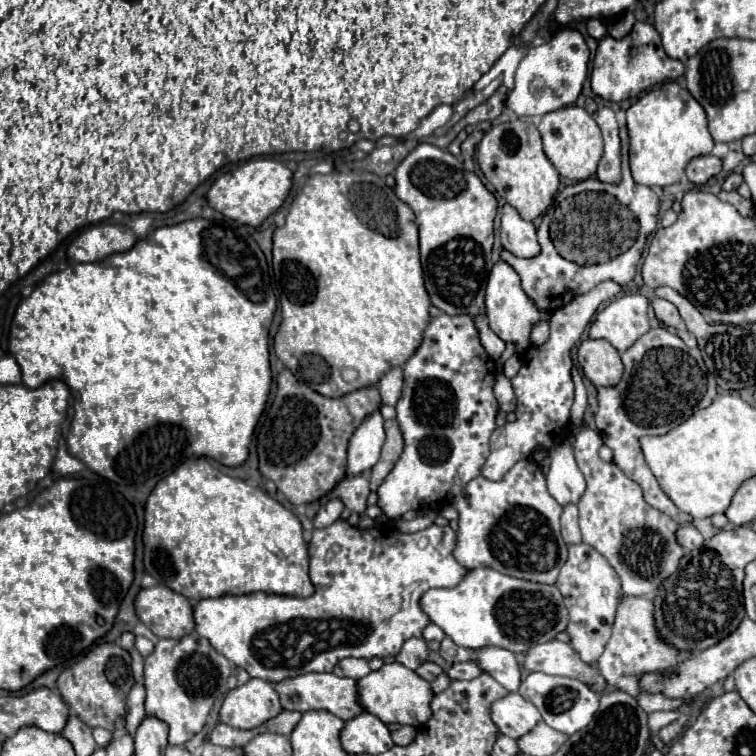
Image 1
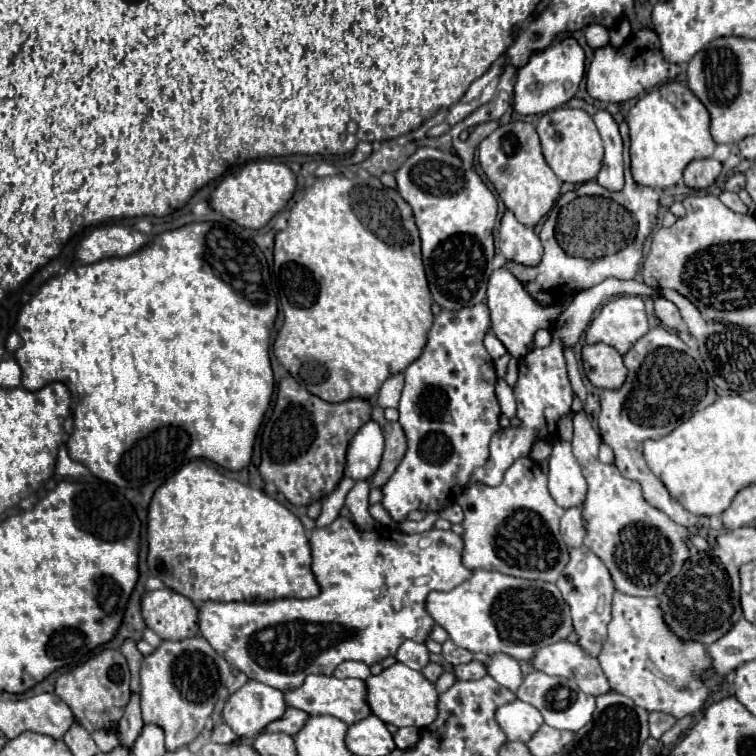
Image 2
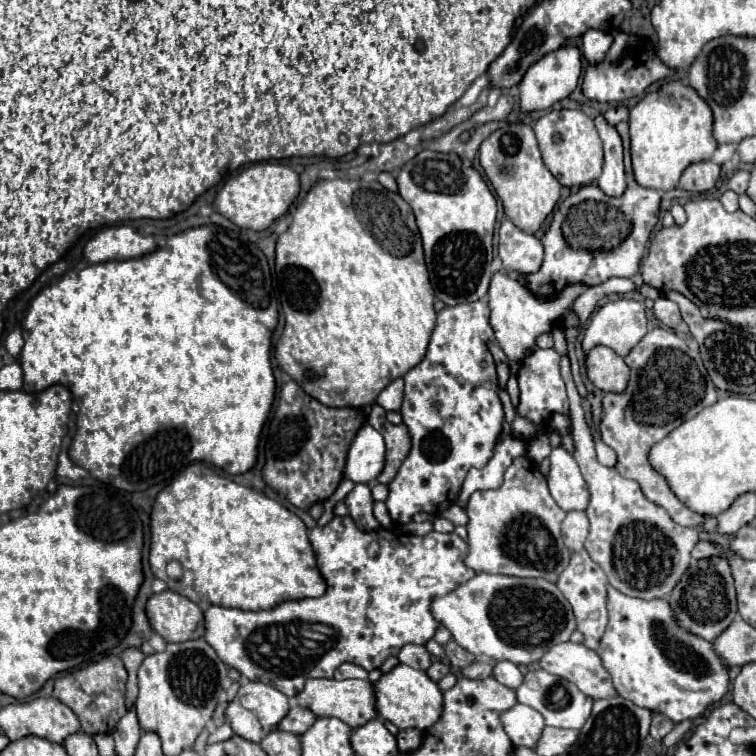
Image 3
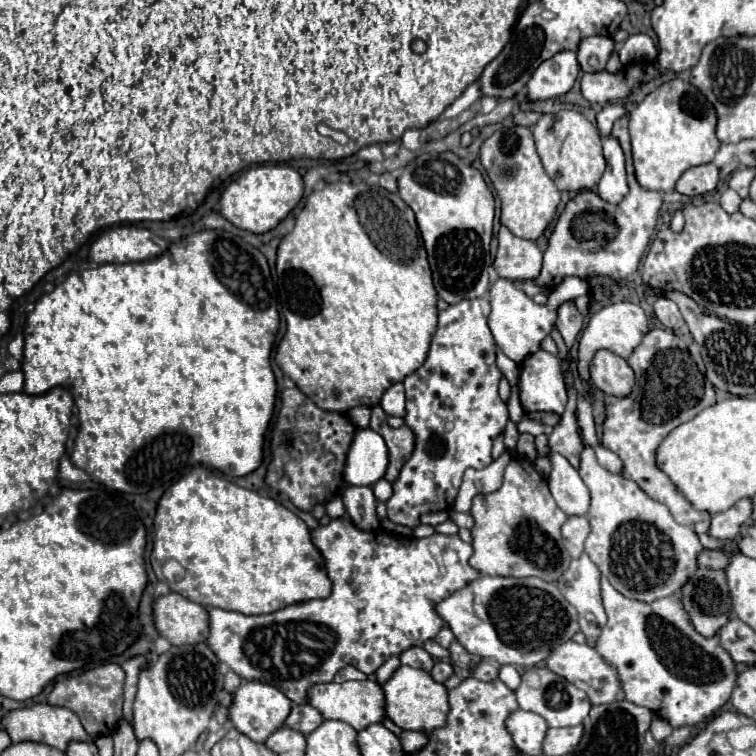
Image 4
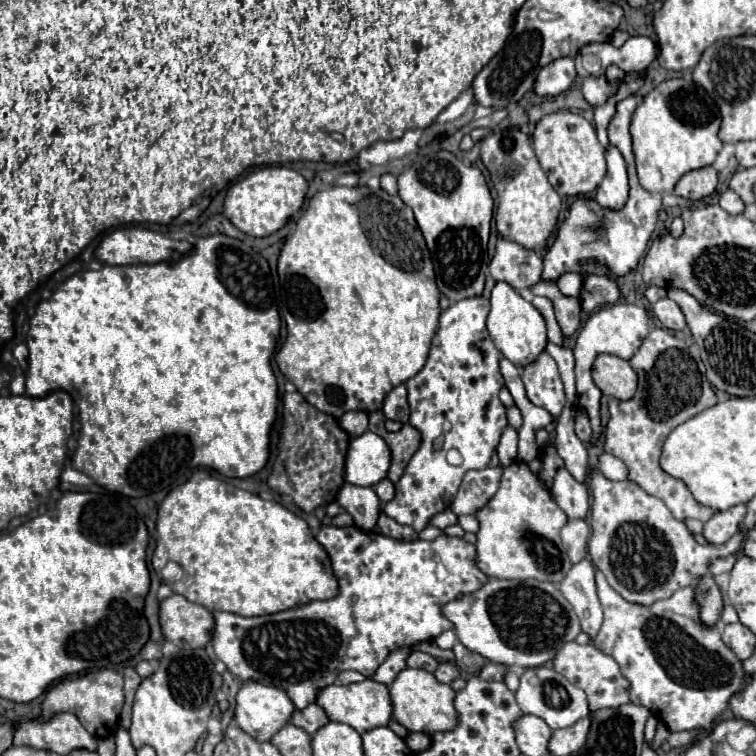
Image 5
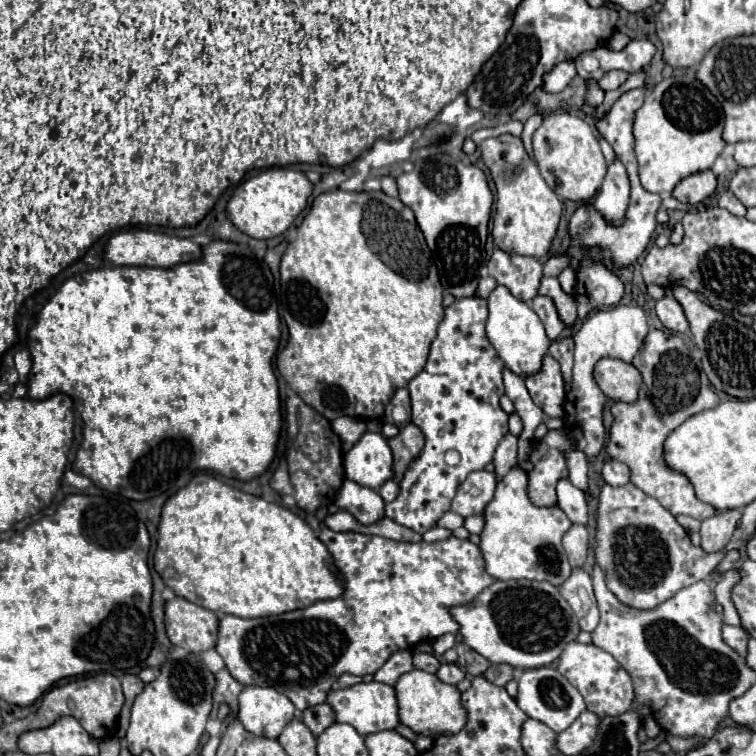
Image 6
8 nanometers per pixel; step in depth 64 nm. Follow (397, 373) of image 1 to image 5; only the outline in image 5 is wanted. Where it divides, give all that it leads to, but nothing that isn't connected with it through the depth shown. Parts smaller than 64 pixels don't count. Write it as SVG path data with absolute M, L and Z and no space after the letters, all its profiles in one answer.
M404 384L392 388L386 394L382 410L384 410L386 418L392 418L392 420L398 418L398 412L404 412L404 416L408 414L408 402L406 402L406 388L404 388Z

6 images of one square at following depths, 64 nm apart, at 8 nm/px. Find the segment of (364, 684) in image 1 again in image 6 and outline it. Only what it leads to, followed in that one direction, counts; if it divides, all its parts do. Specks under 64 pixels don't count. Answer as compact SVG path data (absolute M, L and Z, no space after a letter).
M414 668L398 678L394 690L398 700L400 722L412 728L416 734L424 734L432 738L440 734L450 736L450 734L456 734L466 724L466 712L460 704L460 692L456 690L456 686L450 686L438 680L436 674Z

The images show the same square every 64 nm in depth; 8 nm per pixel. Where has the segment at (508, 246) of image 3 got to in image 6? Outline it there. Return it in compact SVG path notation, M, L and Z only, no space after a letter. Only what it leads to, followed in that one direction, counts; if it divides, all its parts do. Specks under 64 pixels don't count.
M496 248L488 262L488 274L496 278L498 284L506 286L516 298L528 302L538 292L542 264L534 256L520 256L516 252Z

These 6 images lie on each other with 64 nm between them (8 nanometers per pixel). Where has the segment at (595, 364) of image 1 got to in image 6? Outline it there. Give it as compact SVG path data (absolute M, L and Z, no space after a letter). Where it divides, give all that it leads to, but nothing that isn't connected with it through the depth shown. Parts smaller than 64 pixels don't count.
M602 358L594 366L594 380L598 388L612 400L632 402L638 396L640 372L618 358Z

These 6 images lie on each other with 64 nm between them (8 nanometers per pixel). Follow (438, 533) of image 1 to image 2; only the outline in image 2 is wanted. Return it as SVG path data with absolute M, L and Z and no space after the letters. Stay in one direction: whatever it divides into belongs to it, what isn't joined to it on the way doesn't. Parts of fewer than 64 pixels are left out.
M338 516L330 526L316 528L310 538L312 572L320 584L316 598L296 600L278 598L268 602L204 602L198 608L200 634L210 646L242 670L248 678L260 680L272 688L288 690L302 684L308 674L332 674L344 660L360 660L368 666L394 656L404 640L424 642L434 626L434 620L424 608L428 592L448 592L468 580L472 572L462 566L462 538L452 530L432 528L424 534L404 534L400 530L360 530L350 518Z

